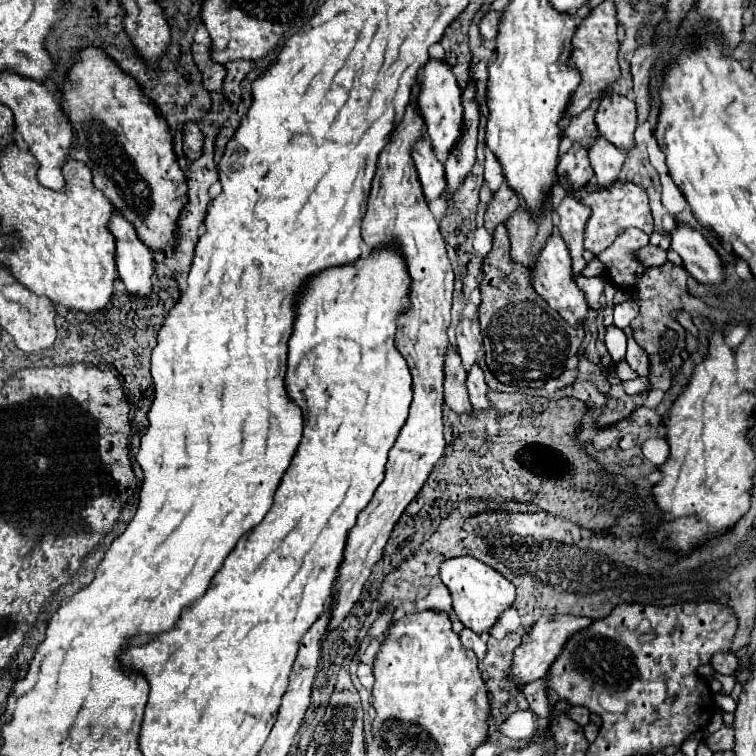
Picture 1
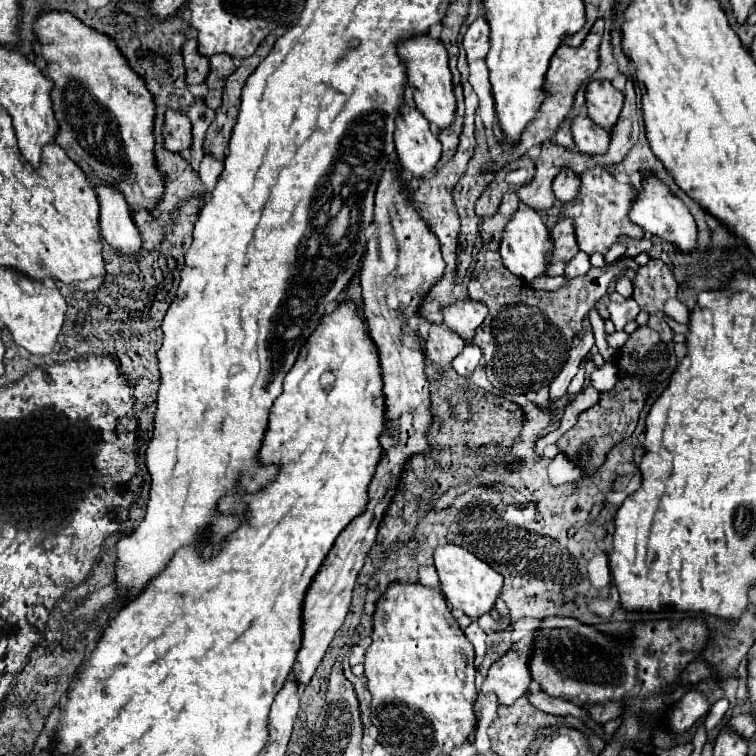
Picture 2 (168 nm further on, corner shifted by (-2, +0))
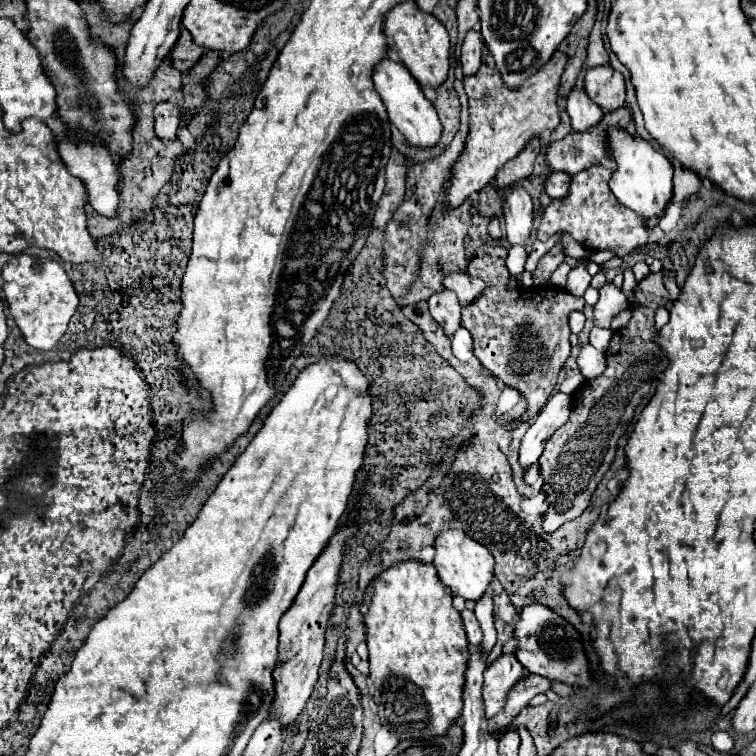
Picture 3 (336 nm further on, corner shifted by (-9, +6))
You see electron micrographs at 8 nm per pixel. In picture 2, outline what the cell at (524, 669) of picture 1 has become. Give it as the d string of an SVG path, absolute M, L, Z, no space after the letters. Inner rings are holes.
M523 638L505 656L491 664L481 692L493 692L499 704L513 704L529 690L529 656L533 656L533 638Z

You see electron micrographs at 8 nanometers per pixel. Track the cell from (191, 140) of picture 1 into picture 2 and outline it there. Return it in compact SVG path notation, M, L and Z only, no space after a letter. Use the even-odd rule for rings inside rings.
M169 110L165 114L165 130L163 130L163 138L165 138L165 148L171 152L181 152L181 150L189 150L191 148L191 122L183 112L173 112Z

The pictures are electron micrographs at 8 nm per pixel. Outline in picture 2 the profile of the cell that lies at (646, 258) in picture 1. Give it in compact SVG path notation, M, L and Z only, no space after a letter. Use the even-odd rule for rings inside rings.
M509 192L503 196L499 212L487 220L481 220L479 224L483 248L479 250L469 282L469 296L487 304L489 316L485 324L477 328L473 344L481 348L487 362L487 378L495 388L513 388L513 384L525 384L529 390L539 390L549 386L551 380L563 370L573 346L573 338L583 330L583 318L607 294L609 282L619 278L625 268L635 270L639 264L635 258L623 256L605 268L591 268L587 274L573 278L567 286L555 292L535 290L529 284L517 280L505 268L499 254L505 224L511 220L517 208L519 198L515 192Z

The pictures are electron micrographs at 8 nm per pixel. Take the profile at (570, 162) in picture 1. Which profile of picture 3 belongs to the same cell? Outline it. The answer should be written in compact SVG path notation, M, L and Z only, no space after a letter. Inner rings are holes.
M550 172L544 180L544 190L550 198L564 198L568 194L570 174L566 172Z

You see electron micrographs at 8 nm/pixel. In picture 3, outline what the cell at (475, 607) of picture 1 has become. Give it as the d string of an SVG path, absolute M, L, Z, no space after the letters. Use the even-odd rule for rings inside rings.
M444 530L436 536L434 550L434 566L438 570L438 578L452 590L452 594L466 600L478 600L486 592L488 584L494 578L494 556L488 552L486 546L468 538L468 534L464 534L462 530Z

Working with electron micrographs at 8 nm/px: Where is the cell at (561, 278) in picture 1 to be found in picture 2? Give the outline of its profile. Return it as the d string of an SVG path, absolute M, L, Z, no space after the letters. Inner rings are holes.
M519 204L519 210L513 214L511 222L505 228L503 240L501 240L501 258L503 258L505 266L509 268L509 272L513 272L515 276L519 276L527 284L531 284L535 278L545 276L545 268L549 268L551 254L553 254L551 230L545 226L545 222L541 220L541 216L535 210Z

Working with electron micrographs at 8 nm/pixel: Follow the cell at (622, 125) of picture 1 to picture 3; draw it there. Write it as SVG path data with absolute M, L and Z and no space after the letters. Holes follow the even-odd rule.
M594 66L586 72L584 78L586 94L606 112L618 110L624 106L626 90L624 90L624 76L610 66Z

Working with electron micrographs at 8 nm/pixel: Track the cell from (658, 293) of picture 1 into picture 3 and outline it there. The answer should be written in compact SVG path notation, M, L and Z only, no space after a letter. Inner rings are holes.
M662 272L648 274L636 286L632 318L624 328L614 332L606 350L606 370L592 380L584 380L584 386L572 394L572 418L568 418L568 422L546 442L544 452L538 458L540 476L544 478L542 490L550 502L544 512L542 530L554 532L564 522L578 518L590 506L598 482L614 460L620 436L632 426L636 410L652 398L656 382L668 366L664 352L652 342L652 336L656 334L654 310L664 306L666 300L668 294Z

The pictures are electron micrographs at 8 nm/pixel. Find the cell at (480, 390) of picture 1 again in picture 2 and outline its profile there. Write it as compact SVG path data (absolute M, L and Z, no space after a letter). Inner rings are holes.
M465 344L465 350L453 360L451 366L455 368L455 372L459 372L459 376L471 376L479 366L481 358L481 350L475 344Z

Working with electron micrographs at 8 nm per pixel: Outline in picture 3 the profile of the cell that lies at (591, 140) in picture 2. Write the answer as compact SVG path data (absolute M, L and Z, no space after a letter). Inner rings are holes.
M574 88L568 98L566 98L566 112L572 120L572 128L576 132L584 132L592 126L596 126L604 112L600 106L596 106L596 102L592 102L588 98L588 94L584 92L584 88Z

